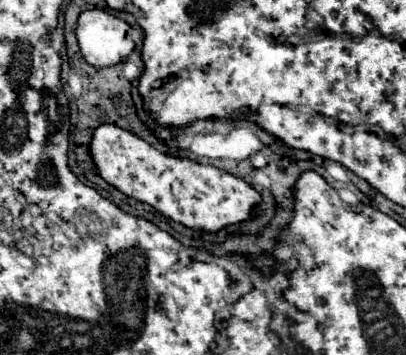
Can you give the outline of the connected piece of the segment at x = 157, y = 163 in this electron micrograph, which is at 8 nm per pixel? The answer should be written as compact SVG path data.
M110 123L94 129L88 147L92 163L106 183L136 201L152 205L164 217L194 231L216 233L234 223L244 223L256 215L262 203L262 195L244 179L190 159L162 155L140 137Z

